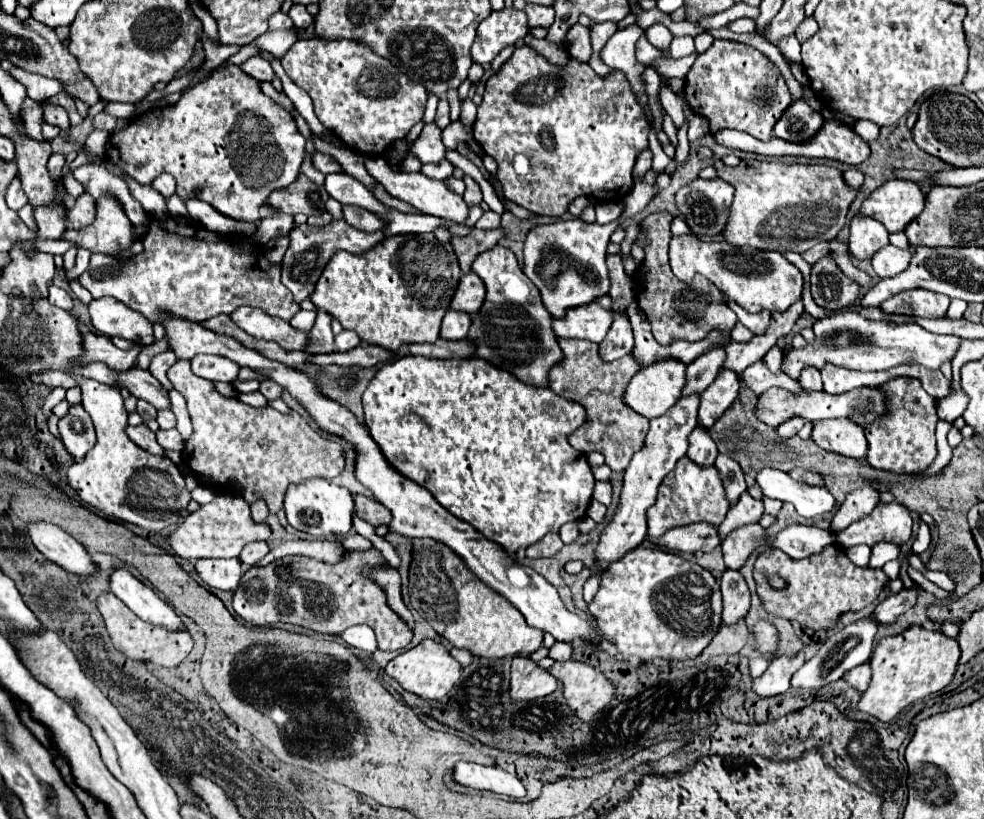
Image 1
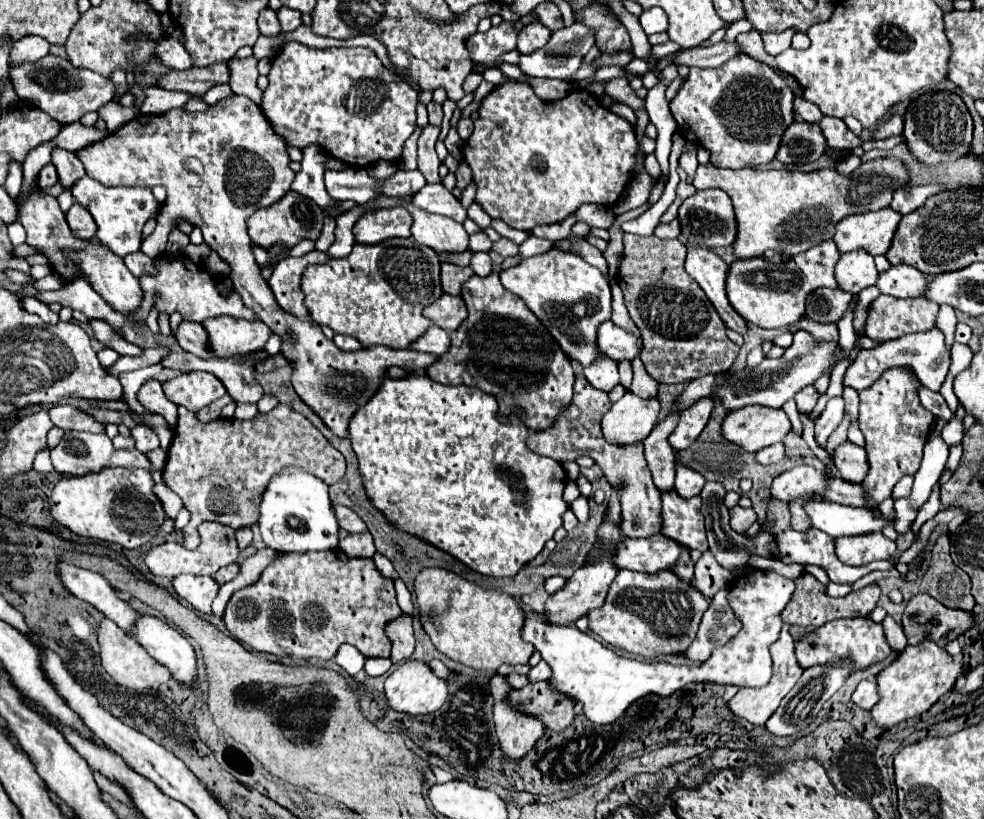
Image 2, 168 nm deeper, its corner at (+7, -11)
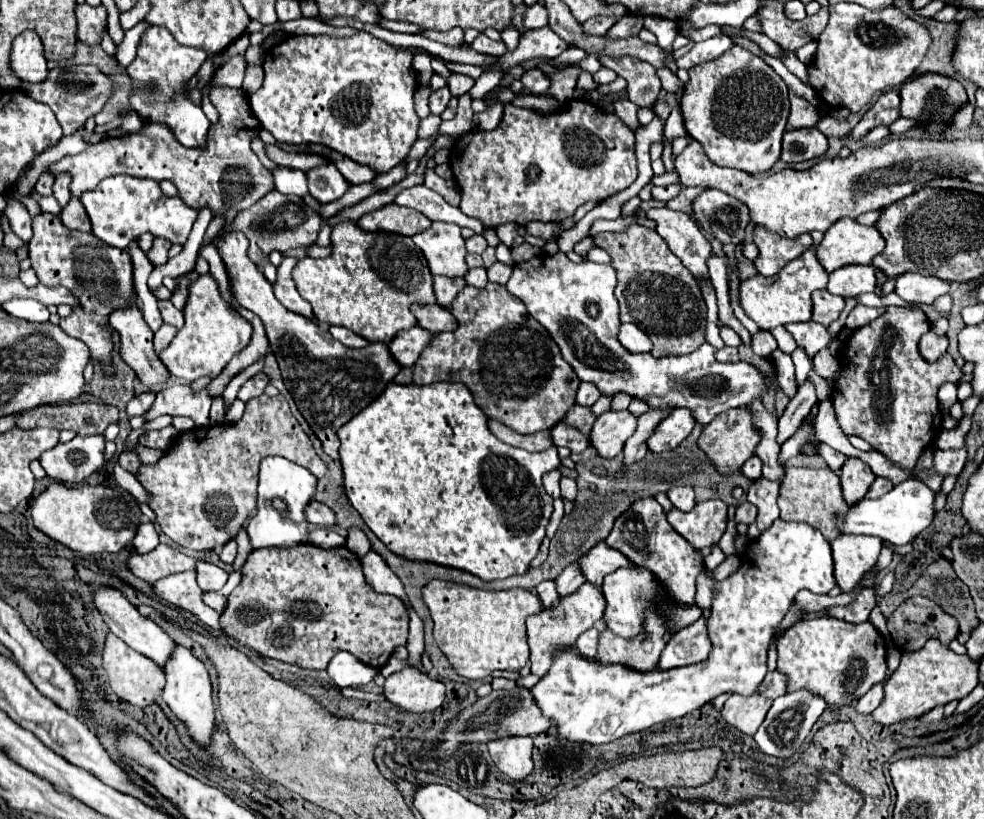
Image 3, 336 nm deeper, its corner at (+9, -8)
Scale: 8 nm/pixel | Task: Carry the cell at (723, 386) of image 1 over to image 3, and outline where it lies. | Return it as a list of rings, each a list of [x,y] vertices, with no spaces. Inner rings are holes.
[[[674,409],[666,419],[662,419],[662,423],[658,423],[646,445],[652,453],[670,451],[690,435],[694,425],[694,417],[688,409]]]

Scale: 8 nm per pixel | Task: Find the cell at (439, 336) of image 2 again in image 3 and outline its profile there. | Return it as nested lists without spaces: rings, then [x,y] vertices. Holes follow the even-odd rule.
[[[414,325],[414,327],[394,335],[388,349],[398,365],[412,367],[428,343],[430,343],[430,333],[426,333],[422,327]]]

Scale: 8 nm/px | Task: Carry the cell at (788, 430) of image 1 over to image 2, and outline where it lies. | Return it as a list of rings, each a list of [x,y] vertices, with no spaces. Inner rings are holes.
[[[778,442],[778,444],[772,444],[768,448],[762,448],[760,452],[756,452],[756,460],[760,464],[774,464],[774,462],[784,460],[784,444]]]

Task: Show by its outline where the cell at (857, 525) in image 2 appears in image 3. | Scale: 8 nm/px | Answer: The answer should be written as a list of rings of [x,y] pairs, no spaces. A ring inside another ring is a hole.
[[[908,479],[896,485],[890,493],[878,499],[862,499],[846,511],[846,517],[838,521],[844,533],[852,535],[874,535],[892,545],[910,543],[920,531],[924,531],[934,519],[934,491],[930,491],[922,481]]]

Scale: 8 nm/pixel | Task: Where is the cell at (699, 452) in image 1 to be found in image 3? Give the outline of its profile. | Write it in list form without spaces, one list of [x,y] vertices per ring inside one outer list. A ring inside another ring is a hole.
[[[672,487],[668,491],[668,499],[672,501],[672,505],[684,513],[692,511],[696,501],[694,501],[694,489],[692,487]]]

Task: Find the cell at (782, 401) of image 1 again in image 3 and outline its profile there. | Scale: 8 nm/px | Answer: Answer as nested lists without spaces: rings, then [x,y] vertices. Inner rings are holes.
[[[740,407],[738,411],[726,411],[726,413],[718,415],[718,419],[714,419],[710,425],[706,425],[698,439],[698,447],[706,453],[706,457],[714,465],[714,469],[720,475],[728,477],[728,475],[736,473],[746,463],[746,459],[750,459],[754,455],[758,441],[760,441],[760,433],[752,425],[750,411]]]

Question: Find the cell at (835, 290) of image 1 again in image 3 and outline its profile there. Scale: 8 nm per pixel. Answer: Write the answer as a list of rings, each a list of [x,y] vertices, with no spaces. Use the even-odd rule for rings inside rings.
[[[826,289],[814,291],[812,301],[814,301],[812,321],[820,323],[820,325],[826,325],[826,327],[828,327],[832,321],[836,321],[838,315],[842,313],[842,309],[844,309],[844,299],[838,297],[838,295],[828,293]]]

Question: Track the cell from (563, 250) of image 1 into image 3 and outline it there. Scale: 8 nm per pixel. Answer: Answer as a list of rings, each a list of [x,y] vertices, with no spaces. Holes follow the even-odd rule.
[[[564,253],[556,255],[540,255],[536,259],[530,259],[526,263],[518,263],[512,269],[512,277],[506,283],[506,289],[518,297],[528,313],[538,319],[538,323],[550,333],[550,337],[556,341],[556,345],[562,351],[562,357],[572,365],[574,373],[580,381],[594,383],[598,391],[606,397],[612,397],[616,393],[626,393],[630,397],[642,399],[650,409],[676,409],[686,407],[694,413],[694,421],[702,427],[706,427],[716,415],[732,409],[732,407],[744,407],[754,397],[762,399],[766,393],[766,379],[764,375],[744,363],[720,363],[714,357],[714,347],[704,343],[698,351],[690,355],[670,355],[670,357],[654,357],[652,353],[630,353],[618,343],[618,327],[622,325],[618,319],[618,301],[614,297],[616,287],[616,271],[612,265],[582,261],[572,263]]]

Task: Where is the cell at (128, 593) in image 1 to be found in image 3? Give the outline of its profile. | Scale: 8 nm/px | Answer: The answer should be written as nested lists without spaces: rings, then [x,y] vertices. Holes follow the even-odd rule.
[[[176,645],[174,655],[164,671],[166,671],[166,687],[162,699],[174,711],[174,715],[186,725],[190,739],[198,743],[202,749],[208,749],[210,737],[216,727],[216,719],[214,719],[214,703],[212,703],[212,683],[204,663],[196,659],[190,649]]]

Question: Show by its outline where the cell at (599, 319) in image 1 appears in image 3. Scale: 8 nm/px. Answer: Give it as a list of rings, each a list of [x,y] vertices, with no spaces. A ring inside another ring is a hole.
[[[624,323],[620,327],[620,343],[632,351],[632,353],[646,353],[652,351],[652,341],[650,337],[646,337],[634,323]]]

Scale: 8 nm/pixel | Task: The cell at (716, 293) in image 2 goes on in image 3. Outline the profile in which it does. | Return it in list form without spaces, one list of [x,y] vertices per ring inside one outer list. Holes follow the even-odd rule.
[[[660,207],[648,209],[646,217],[656,223],[656,233],[696,279],[700,279],[700,275],[708,275],[706,259],[712,255],[712,247],[690,215]]]

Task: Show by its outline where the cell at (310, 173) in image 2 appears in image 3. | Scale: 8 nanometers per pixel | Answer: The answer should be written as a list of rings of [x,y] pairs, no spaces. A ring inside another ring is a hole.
[[[276,167],[270,171],[274,175],[274,189],[284,195],[308,195],[306,173],[290,167]]]

